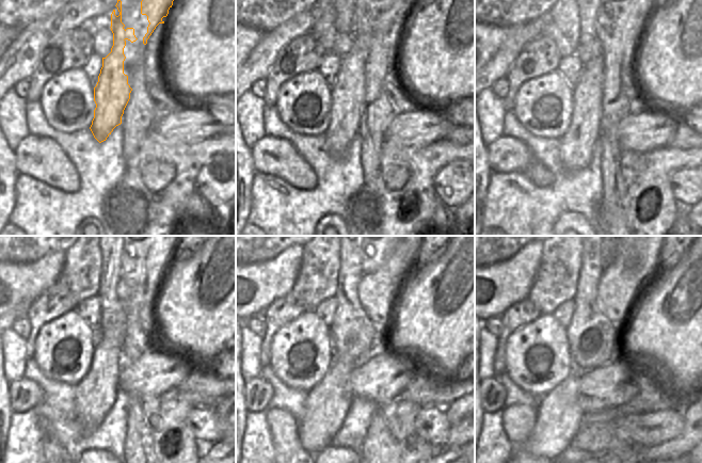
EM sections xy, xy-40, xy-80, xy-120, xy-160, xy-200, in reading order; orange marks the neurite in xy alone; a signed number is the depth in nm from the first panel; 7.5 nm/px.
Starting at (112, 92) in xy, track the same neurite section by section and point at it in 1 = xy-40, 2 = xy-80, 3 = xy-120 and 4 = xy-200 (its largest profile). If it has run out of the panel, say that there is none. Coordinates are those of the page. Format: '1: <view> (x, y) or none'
1: xy-40 (348, 94)
2: xy-80 (576, 146)
3: xy-120 (95, 395)
4: xy-200 (559, 415)

